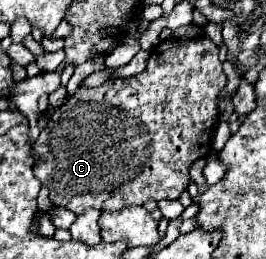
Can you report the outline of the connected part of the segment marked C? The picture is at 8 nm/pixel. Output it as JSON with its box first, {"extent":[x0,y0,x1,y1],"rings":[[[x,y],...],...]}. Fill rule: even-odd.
{"extent":[33,37,227,215],"rings":[[[209,37],[187,41],[161,41],[151,51],[143,73],[115,77],[99,87],[79,87],[77,93],[59,107],[41,135],[33,143],[37,157],[33,173],[49,189],[49,199],[75,215],[89,207],[99,211],[119,211],[129,205],[143,205],[149,199],[179,199],[189,187],[191,165],[209,155],[211,133],[217,123],[217,101],[227,85],[219,61],[219,49]]]}

